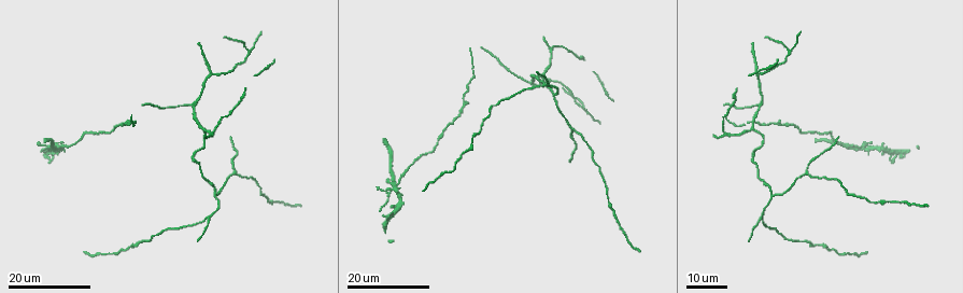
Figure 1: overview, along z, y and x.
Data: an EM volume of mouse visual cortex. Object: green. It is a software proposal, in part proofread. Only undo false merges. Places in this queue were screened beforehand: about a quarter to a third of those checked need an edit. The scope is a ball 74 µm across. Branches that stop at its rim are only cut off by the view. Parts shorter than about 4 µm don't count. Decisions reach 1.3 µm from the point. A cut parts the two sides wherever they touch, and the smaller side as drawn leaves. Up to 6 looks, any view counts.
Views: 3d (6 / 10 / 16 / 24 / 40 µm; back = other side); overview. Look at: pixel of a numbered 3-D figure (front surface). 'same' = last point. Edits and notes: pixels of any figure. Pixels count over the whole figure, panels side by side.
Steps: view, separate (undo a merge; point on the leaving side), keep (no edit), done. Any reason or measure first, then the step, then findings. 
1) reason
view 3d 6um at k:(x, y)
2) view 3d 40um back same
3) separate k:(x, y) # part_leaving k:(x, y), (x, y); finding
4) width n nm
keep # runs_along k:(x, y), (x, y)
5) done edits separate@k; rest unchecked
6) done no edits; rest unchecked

three arms meet
view 3d 16um at 1:(547, 84)

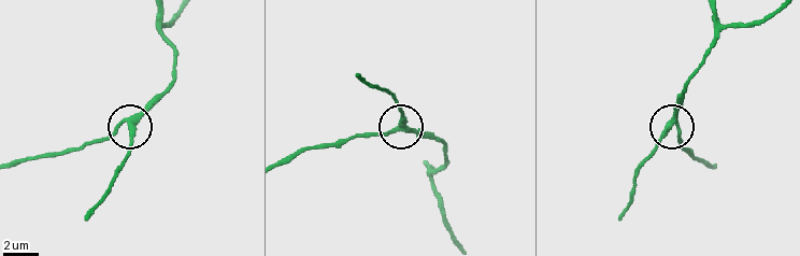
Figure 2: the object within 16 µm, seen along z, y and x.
zoom in
view 3d 6um at 2:(667, 127)

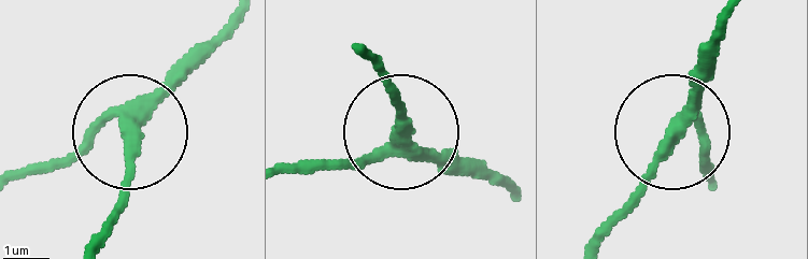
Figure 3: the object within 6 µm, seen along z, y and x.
arms 3
keep # continuous, no second neuron

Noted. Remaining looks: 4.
branch point
view 3d 16um at 1:(573, 129)

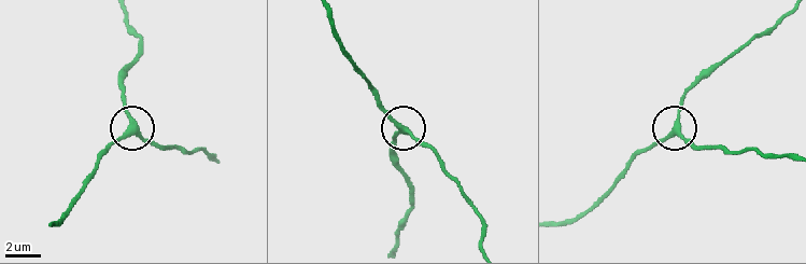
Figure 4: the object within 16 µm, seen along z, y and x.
closer look
view 3d 10um at 4:(408, 131)

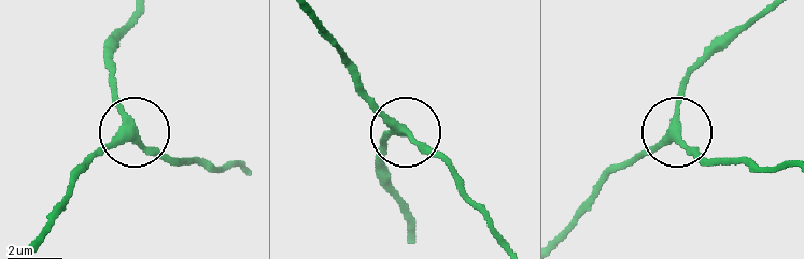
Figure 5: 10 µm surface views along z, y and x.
keep # runs_along 5:(312, 19), (361, 88), (403, 130), (384, 142); all the same neuron

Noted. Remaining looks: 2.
arms part here
view 3d 24um at 1:(553, 81)

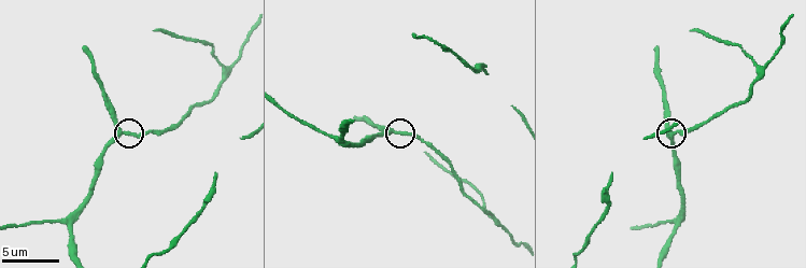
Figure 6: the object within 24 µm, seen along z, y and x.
view 3d 10um at 6:(394, 131)

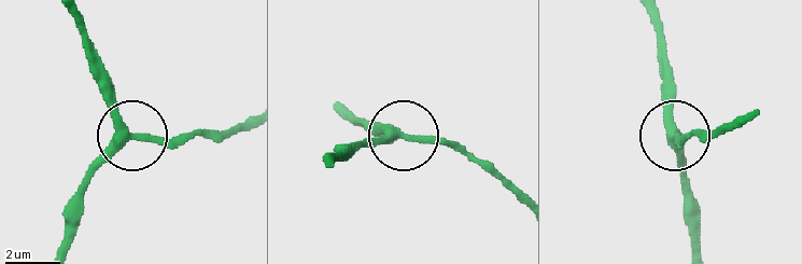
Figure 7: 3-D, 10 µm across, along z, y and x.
keep # runs_along 7:(698, 253), (670, 82); continuous, no second neuron

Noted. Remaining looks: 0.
done no edits; rest unchecked

